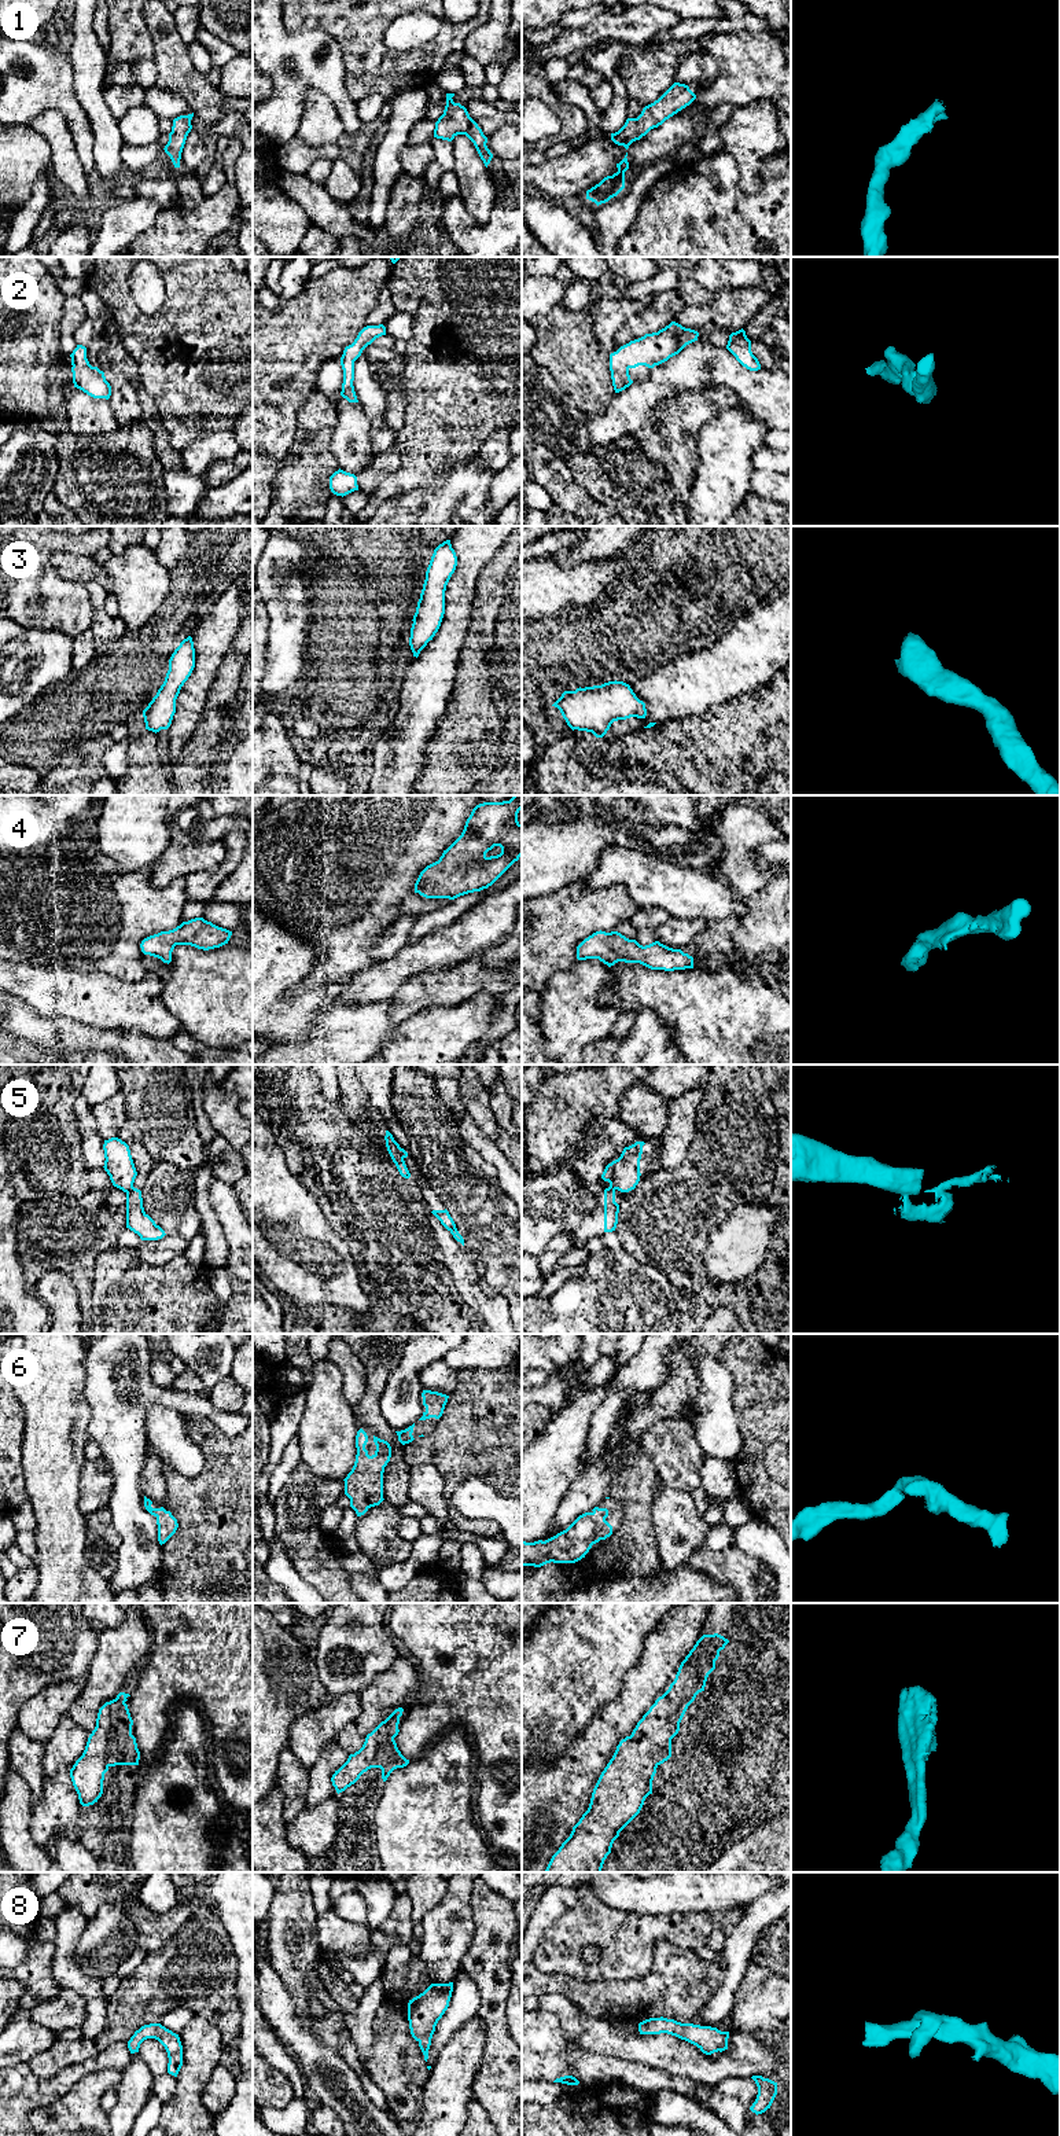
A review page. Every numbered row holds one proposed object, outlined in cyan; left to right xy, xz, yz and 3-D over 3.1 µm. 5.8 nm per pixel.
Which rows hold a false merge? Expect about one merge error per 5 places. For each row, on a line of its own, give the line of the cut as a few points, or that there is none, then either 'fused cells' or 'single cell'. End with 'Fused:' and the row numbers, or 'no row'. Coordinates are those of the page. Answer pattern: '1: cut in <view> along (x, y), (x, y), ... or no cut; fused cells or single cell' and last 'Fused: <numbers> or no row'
1: no cut; single cell
2: no cut; single cell
3: no cut; single cell
4: no cut; single cell
5: cut in xy along (133, 1187), (127, 1194); fused cells
6: no cut; single cell
7: no cut; single cell
8: no cut; single cell
Fused: 5

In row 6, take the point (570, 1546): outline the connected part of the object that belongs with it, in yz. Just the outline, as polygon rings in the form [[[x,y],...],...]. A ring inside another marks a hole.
[[[595,1507],[579,1515],[566,1530],[542,1541],[522,1541],[522,1566],[541,1567],[546,1563],[575,1563],[585,1558],[593,1544],[612,1534],[606,1521],[607,1508]]]

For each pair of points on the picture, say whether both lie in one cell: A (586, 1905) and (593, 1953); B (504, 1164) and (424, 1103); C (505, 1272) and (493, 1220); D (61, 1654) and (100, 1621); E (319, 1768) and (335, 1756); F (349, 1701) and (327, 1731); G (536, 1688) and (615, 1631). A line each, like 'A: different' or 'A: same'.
A: different
B: different
C: same
D: different
E: same
F: same
G: same

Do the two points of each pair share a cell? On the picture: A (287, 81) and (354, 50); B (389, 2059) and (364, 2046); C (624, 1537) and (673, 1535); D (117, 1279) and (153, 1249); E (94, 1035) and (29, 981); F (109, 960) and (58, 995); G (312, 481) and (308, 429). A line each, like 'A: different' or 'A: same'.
A: different
B: different
C: different
D: different
E: different
F: different
G: same

